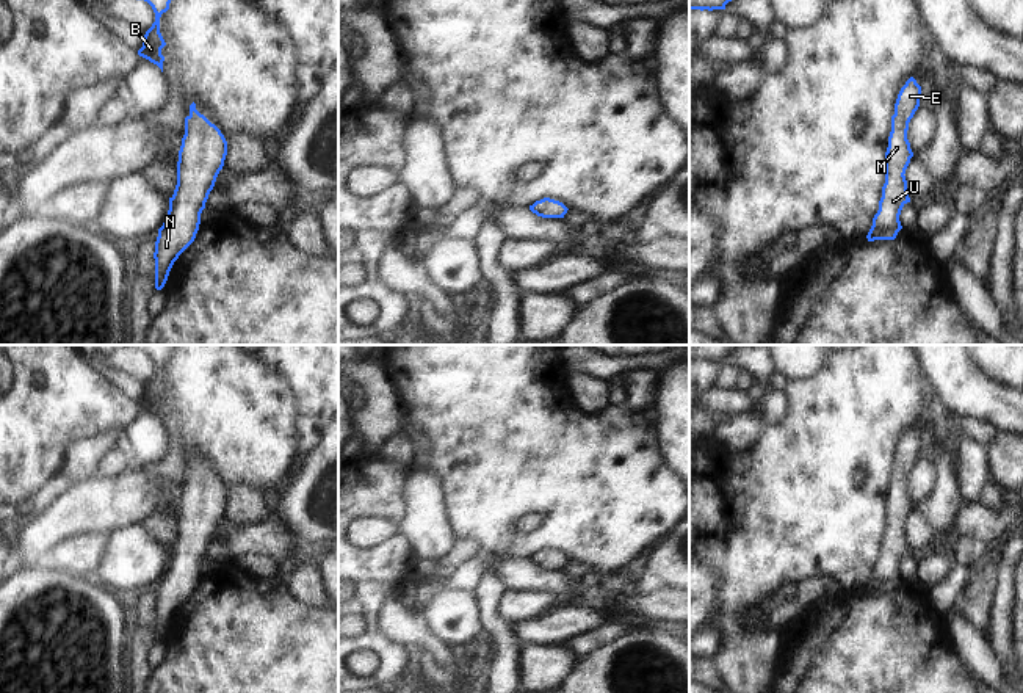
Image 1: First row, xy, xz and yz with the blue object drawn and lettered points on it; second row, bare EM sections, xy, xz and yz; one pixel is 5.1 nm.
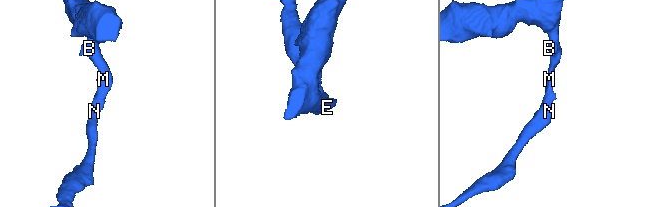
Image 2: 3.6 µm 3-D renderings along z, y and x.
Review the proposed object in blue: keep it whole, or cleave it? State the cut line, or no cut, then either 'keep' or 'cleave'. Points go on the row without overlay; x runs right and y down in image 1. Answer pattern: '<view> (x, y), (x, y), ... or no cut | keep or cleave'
no cut | keep

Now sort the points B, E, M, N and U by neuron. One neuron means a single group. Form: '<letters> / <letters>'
B E M N U

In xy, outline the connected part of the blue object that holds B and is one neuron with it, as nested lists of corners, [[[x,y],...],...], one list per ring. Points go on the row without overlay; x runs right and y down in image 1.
[[[121,345],[121,346],[144,351],[152,357],[155,364],[155,373],[146,383],[143,398],[138,401],[138,406],[157,415],[163,423],[164,408],[161,406],[161,400],[166,397],[166,394],[160,384],[160,368],[163,364],[169,361],[169,354],[175,350],[177,345]]]

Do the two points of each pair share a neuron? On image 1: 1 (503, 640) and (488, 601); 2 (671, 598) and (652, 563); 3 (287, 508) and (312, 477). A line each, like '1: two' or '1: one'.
1: one
2: two
3: one

